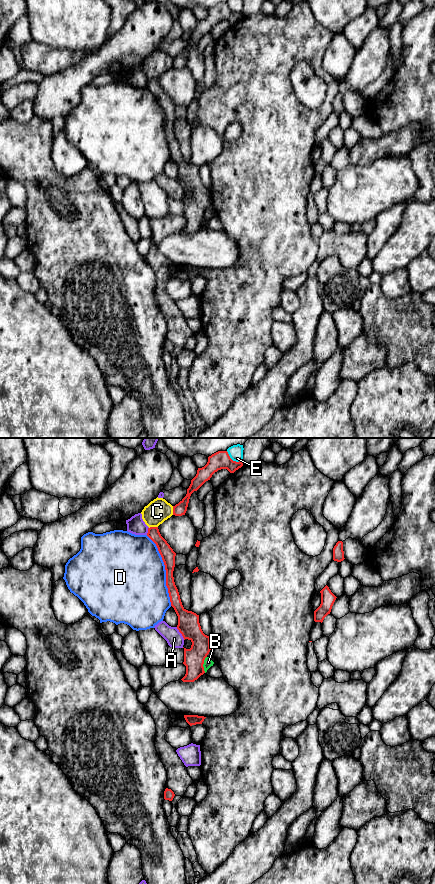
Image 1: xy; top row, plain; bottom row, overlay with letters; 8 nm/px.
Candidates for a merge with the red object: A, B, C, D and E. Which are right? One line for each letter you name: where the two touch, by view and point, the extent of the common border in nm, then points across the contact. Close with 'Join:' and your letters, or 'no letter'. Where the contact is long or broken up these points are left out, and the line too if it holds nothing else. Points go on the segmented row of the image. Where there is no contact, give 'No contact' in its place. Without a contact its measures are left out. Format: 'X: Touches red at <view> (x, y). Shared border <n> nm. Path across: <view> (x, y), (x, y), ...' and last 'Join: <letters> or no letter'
Join: no letter

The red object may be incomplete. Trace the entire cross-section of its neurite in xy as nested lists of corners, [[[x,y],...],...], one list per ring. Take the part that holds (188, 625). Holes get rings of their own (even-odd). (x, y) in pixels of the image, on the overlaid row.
[[[158,527],[148,528],[147,536],[156,544],[165,565],[166,586],[171,606],[178,616],[177,629],[184,640],[188,639],[192,642],[190,649],[184,648],[183,664],[186,666],[186,674],[181,680],[183,682],[194,682],[205,673],[203,664],[211,650],[210,637],[203,633],[199,623],[199,615],[186,610],[182,605],[173,577],[176,553],[161,536]]]

